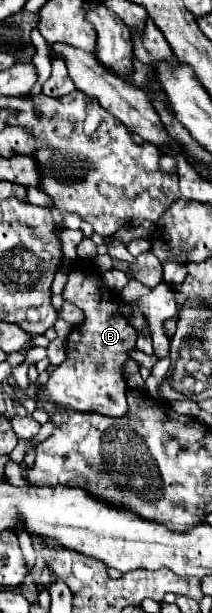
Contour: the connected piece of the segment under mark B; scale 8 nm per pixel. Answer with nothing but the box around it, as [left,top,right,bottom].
[34,261,136,417]

